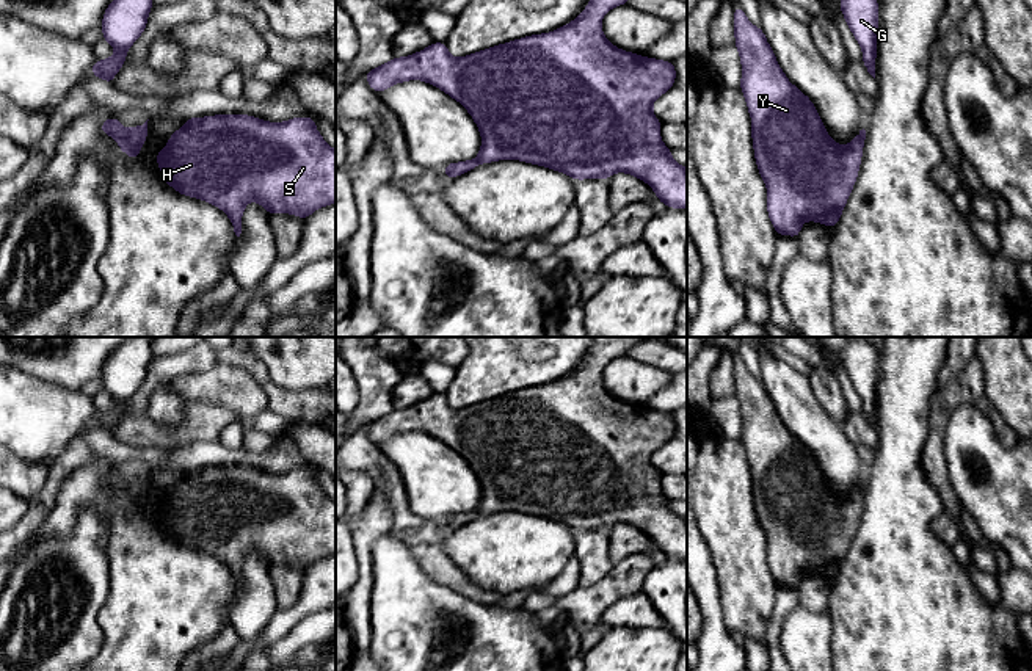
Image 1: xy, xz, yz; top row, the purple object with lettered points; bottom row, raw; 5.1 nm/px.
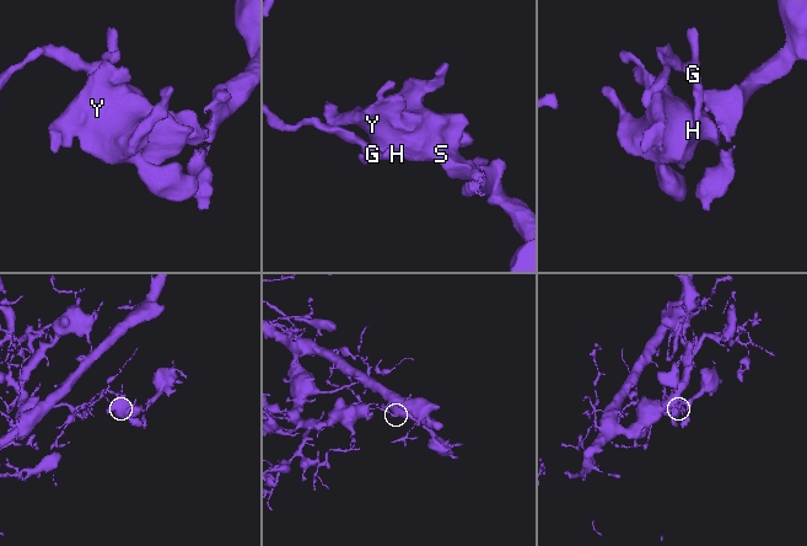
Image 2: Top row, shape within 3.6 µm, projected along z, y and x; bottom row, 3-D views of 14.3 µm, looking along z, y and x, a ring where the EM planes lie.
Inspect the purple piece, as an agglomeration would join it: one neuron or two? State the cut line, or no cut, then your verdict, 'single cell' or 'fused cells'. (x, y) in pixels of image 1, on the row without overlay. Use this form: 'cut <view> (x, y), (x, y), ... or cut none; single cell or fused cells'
cut xy (127, 482), (127, 497), (124, 500); fused cells

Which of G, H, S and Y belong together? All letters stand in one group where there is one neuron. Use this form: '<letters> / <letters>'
G / H S Y

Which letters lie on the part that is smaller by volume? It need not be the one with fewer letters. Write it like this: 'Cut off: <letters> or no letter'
Cut off: H, S, Y

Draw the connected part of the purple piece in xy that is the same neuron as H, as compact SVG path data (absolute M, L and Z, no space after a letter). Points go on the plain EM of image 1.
M248 466L187 469L187 475L169 488L166 499L157 503L155 510L169 538L221 560L237 588L242 585L242 566L249 552L260 555L270 566L292 564L304 571L317 560L336 555L336 502L317 483L314 469L284 473L267 473Z

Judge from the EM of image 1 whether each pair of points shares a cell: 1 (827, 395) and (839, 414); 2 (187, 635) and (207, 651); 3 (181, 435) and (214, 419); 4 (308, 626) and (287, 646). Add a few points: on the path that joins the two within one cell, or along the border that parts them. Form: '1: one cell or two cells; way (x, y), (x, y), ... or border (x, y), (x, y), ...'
1: one cell; way (832, 400), (838, 409)
2: two cells; border (228, 621), (210, 640), (185, 654)
3: one cell; way (188, 431), (206, 422)
4: one cell; way (303, 631), (292, 641)

